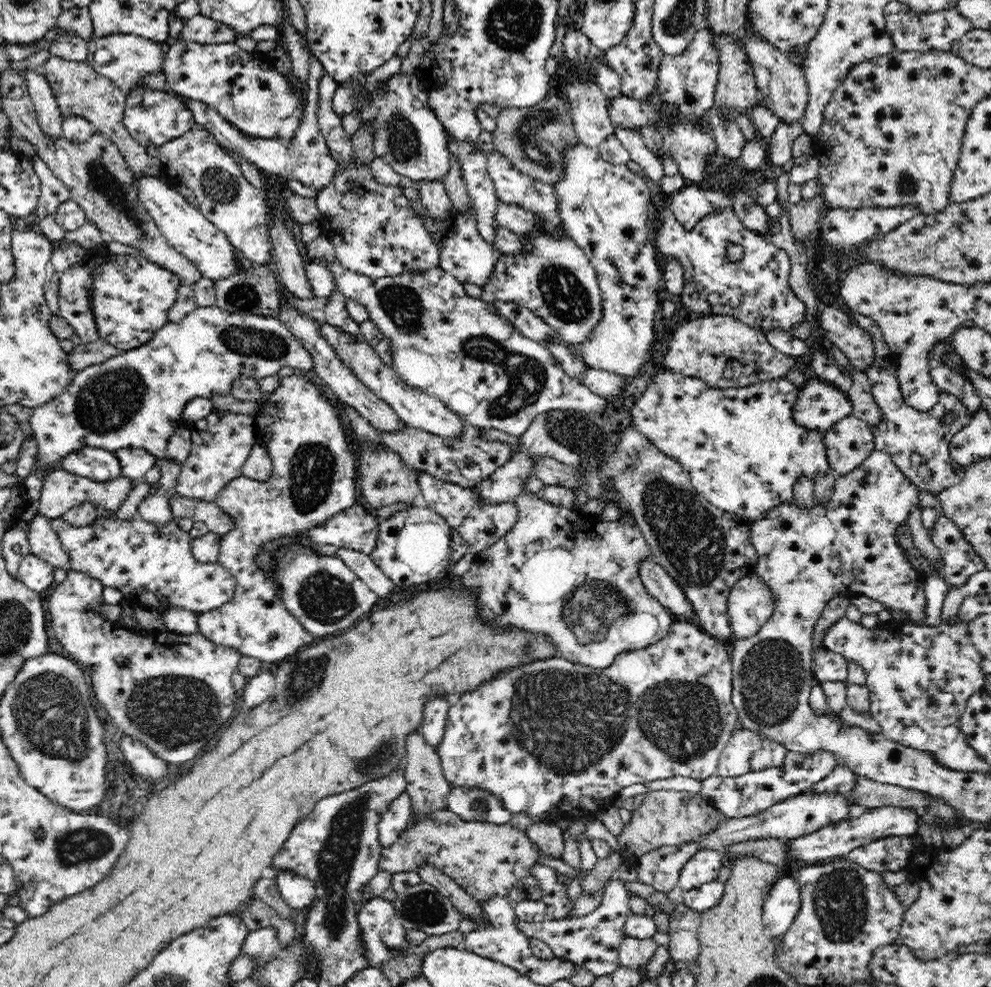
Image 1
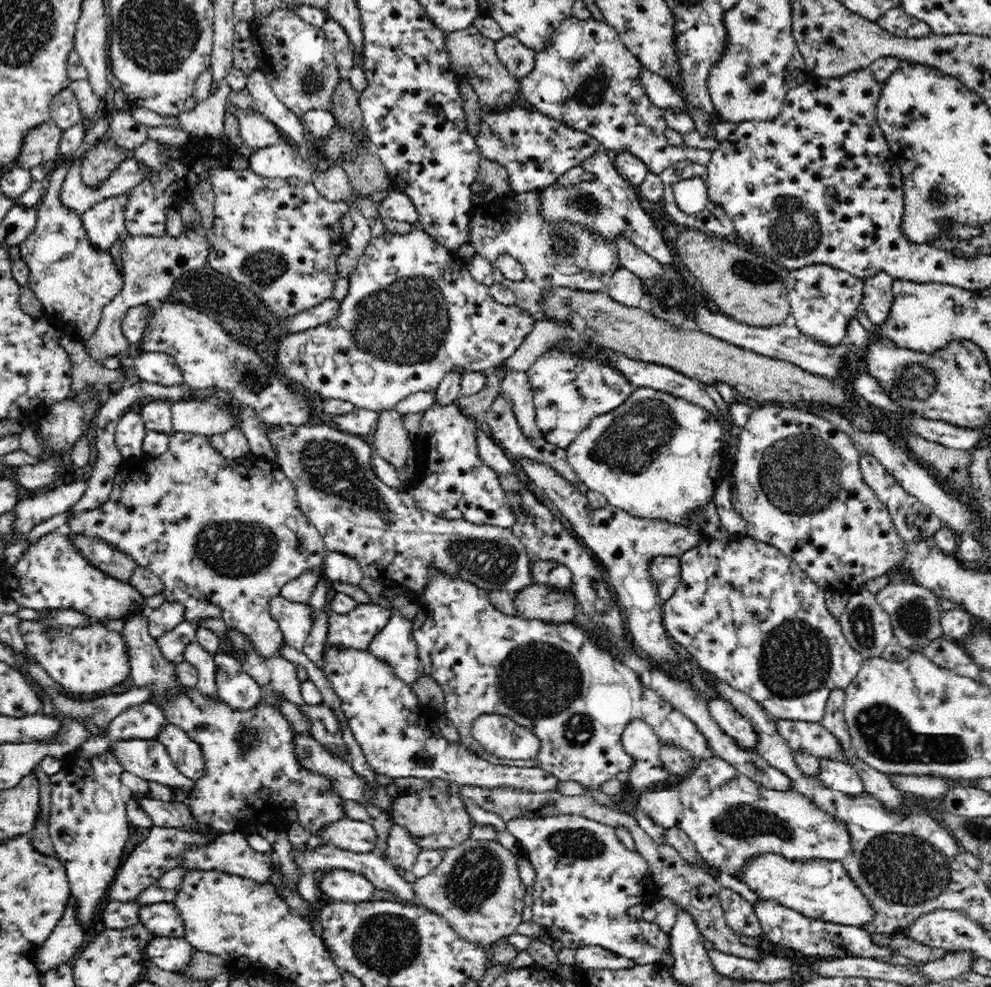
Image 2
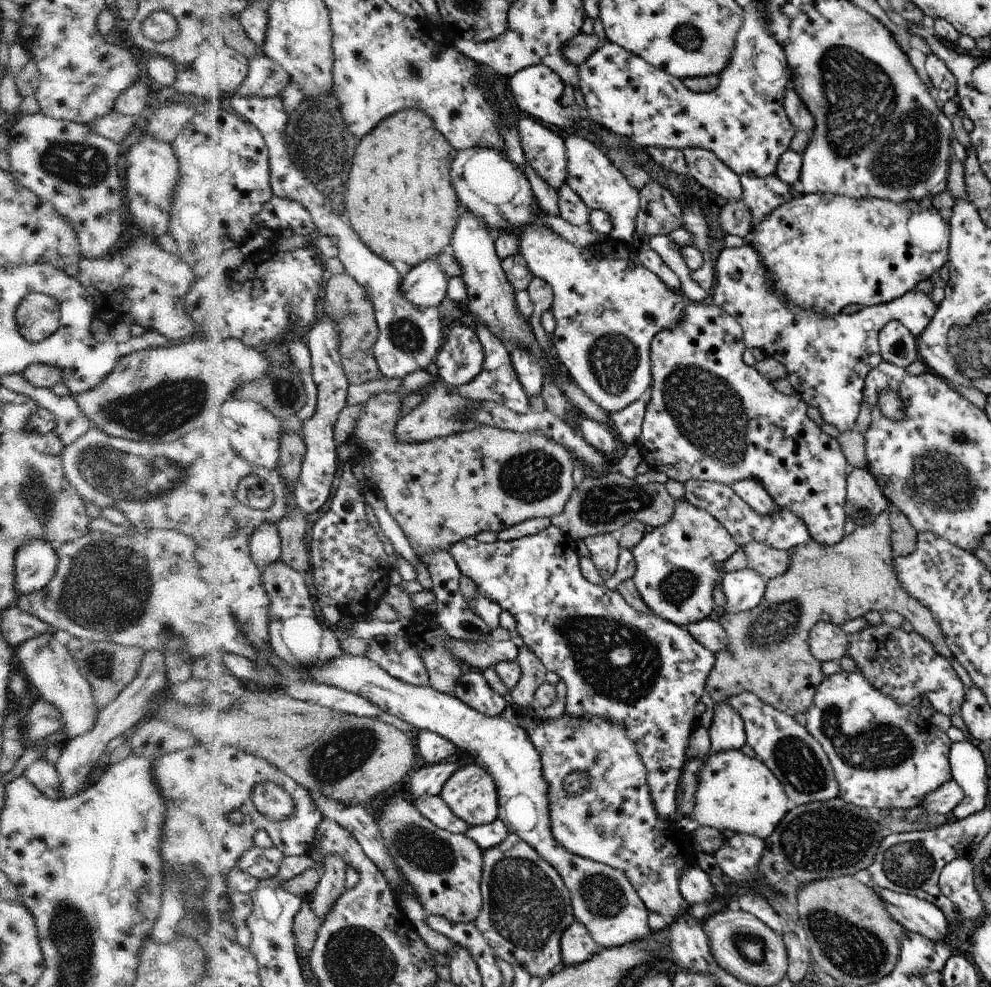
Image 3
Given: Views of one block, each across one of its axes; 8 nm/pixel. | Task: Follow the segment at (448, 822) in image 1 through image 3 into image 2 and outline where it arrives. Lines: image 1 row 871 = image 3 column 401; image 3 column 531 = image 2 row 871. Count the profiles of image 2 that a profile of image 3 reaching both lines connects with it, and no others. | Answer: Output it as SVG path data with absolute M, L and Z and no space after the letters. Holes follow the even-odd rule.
M467 839L458 847L447 849L441 863L412 883L416 898L439 914L464 941L484 948L501 938L516 934L522 922L526 887L518 875L517 856L499 842Z

